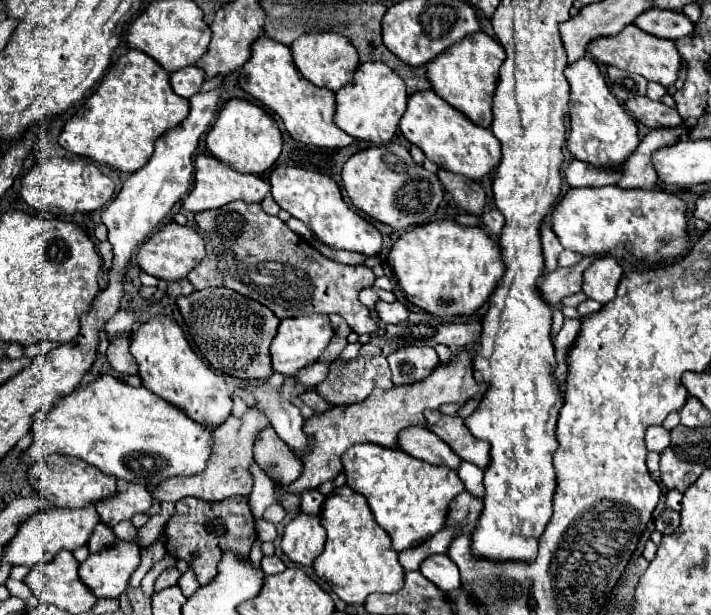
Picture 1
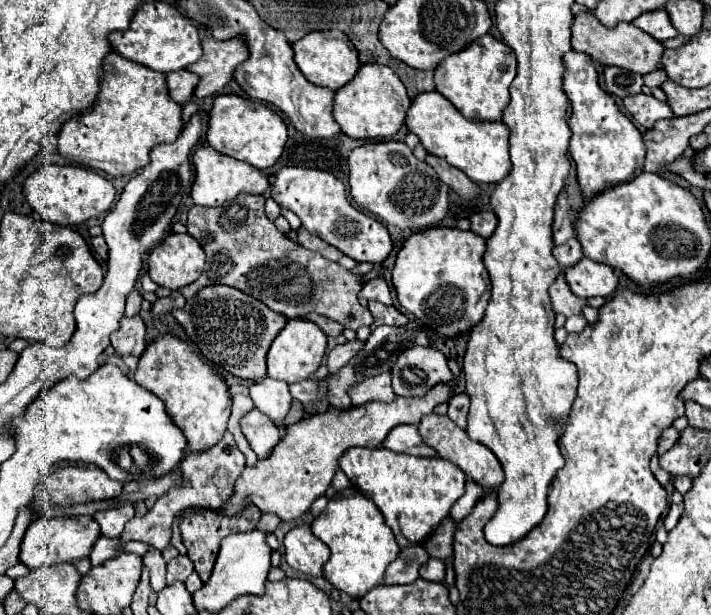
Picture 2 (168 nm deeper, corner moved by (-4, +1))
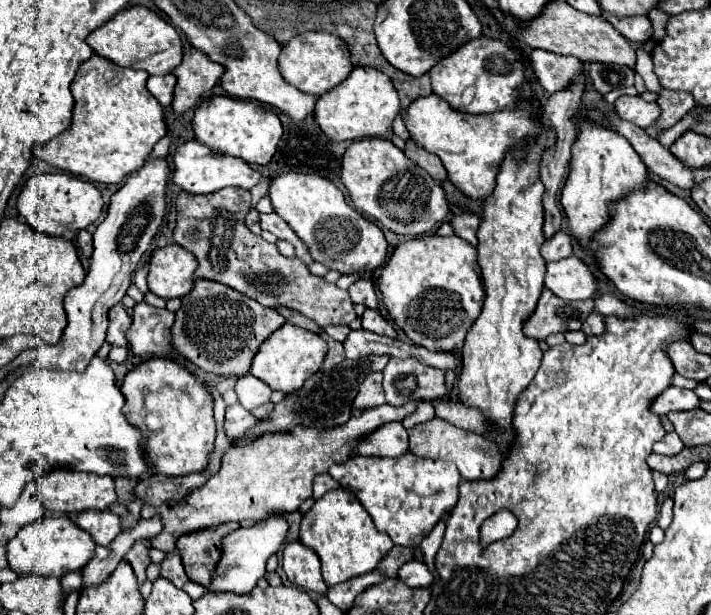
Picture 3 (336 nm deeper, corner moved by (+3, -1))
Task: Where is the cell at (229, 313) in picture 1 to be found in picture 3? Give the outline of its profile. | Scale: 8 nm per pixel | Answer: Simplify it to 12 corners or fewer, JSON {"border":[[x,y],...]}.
{"border":[[199,279],[171,343],[203,371],[243,377],[285,319]]}

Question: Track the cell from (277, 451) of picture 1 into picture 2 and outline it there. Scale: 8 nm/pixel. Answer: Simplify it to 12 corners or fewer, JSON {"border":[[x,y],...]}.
{"border":[[258,409],[240,419],[252,451],[268,457],[280,429]]}

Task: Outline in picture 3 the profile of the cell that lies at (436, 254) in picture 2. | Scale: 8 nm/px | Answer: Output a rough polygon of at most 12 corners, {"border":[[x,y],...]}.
{"border":[[457,235],[401,243],[379,289],[415,345],[459,351],[485,299]]}

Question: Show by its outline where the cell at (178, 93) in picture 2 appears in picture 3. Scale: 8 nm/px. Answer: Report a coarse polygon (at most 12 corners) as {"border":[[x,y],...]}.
{"border":[[175,75],[149,77],[151,95],[163,105],[173,103]]}

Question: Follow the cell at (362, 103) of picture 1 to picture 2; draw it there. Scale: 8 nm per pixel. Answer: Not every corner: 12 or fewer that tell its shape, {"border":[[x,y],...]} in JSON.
{"border":[[362,65],[334,95],[352,139],[390,139],[410,99],[384,65]]}

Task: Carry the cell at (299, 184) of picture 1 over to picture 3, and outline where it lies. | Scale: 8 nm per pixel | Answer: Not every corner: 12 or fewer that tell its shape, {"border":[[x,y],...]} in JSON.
{"border":[[281,173],[269,199],[315,261],[371,273],[383,231],[315,173]]}

